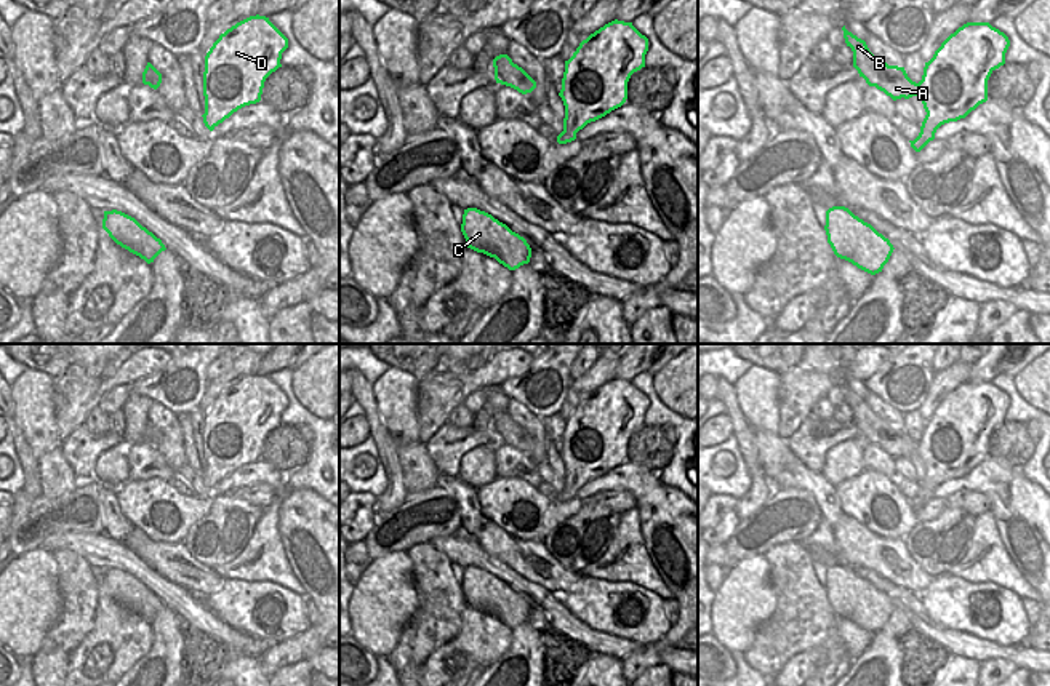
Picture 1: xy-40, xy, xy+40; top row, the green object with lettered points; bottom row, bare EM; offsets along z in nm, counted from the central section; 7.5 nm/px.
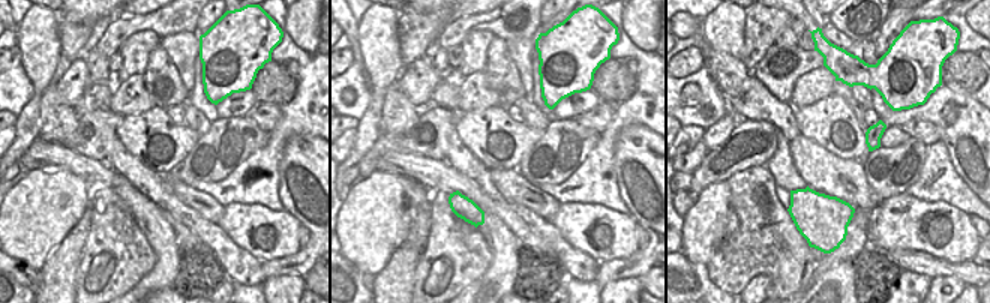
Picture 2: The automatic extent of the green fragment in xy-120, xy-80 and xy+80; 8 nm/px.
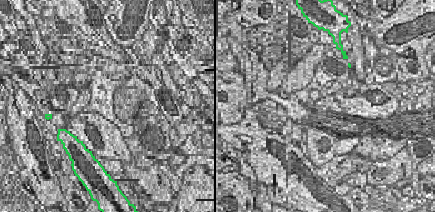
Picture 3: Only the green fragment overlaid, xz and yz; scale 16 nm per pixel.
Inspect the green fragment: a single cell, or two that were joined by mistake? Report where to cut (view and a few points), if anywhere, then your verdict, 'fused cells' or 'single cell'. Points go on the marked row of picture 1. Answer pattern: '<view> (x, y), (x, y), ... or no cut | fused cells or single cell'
no cut | single cell

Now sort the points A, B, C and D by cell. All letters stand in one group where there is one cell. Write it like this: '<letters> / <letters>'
A B C D

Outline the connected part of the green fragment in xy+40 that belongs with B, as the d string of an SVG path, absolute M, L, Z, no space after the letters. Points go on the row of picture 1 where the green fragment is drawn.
M967 22L941 43L933 58L925 62L922 80L916 83L908 77L904 67L888 66L869 51L864 40L848 32L845 26L842 30L847 46L853 51L853 67L869 86L876 86L893 101L912 96L922 101L927 115L919 136L909 141L916 152L920 152L935 139L935 133L941 125L965 118L988 101L988 80L996 69L1005 64L1005 53L1010 46L1008 37L989 22Z

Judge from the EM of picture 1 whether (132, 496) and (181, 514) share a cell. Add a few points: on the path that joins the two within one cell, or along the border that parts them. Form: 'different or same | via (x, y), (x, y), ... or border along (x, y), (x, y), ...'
same | via (144, 499), (172, 502)

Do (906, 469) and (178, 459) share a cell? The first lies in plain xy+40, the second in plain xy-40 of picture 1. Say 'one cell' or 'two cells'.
two cells

